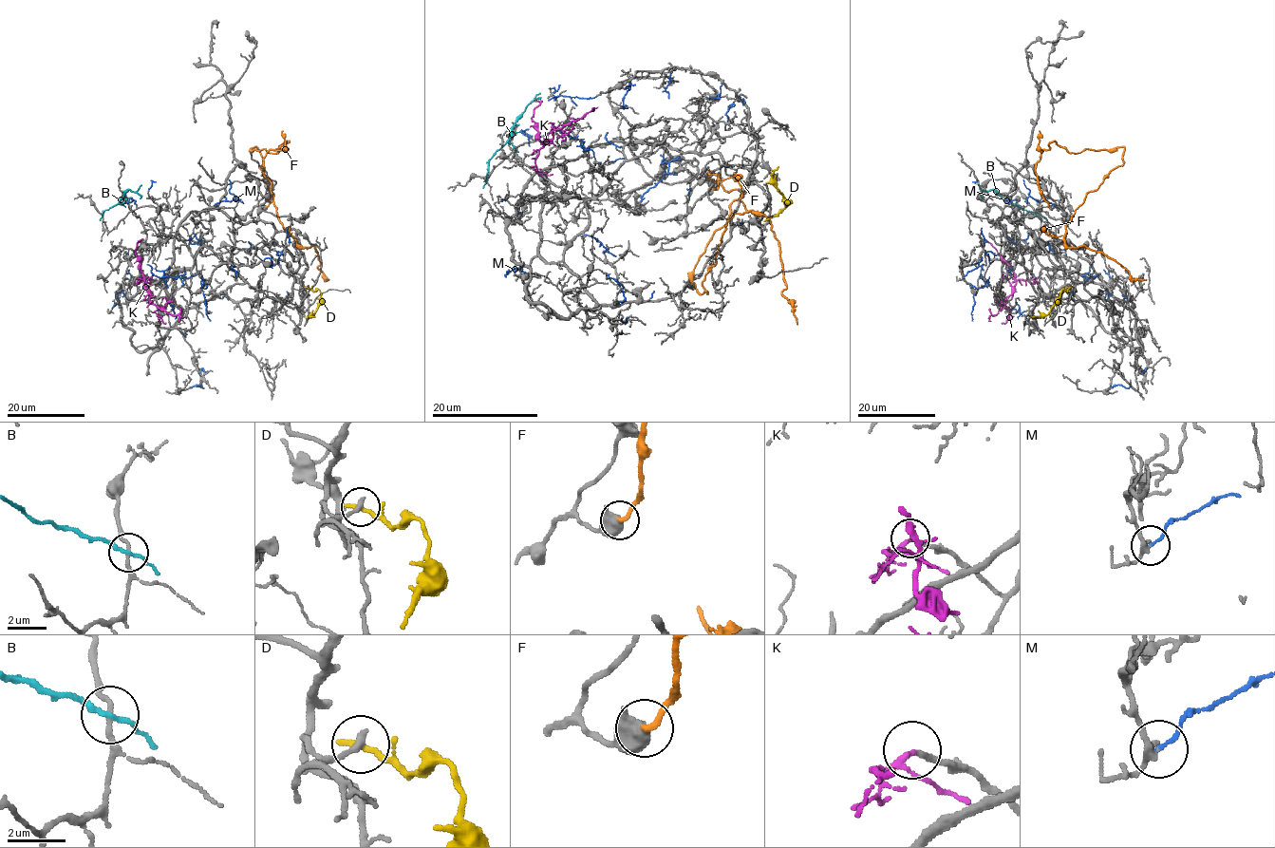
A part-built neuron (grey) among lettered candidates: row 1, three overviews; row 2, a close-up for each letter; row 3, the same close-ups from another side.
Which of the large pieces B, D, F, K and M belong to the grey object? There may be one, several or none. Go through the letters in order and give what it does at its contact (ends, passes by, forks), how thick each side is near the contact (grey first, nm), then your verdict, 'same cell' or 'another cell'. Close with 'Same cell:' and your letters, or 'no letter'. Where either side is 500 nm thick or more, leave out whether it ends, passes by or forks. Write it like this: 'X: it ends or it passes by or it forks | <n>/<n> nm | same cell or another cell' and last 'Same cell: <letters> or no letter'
B: it passes by | 160/170 nm | another cell
D: it ends | 280/260 nm | another cell
F: 650/240 nm | another cell
K: it passes by | 190/170 nm | same cell
M: it ends | 150/130 nm | another cell
Same cell: K

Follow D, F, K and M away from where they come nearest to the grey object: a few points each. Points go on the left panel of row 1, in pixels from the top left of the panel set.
D: (308, 288), (314, 292), (319, 290), (321, 293), (321, 304), (310, 315), (315, 316)
F: (267, 206), (264, 157), (287, 141), (277, 152), (252, 149), (283, 228), (316, 249), (328, 280)
K: (142, 276), (138, 280), (143, 282), (151, 294), (149, 301), (183, 318)
M: (235, 275), (205, 289), (192, 244), (224, 200), (237, 200), (250, 248), (203, 388), (190, 388)

